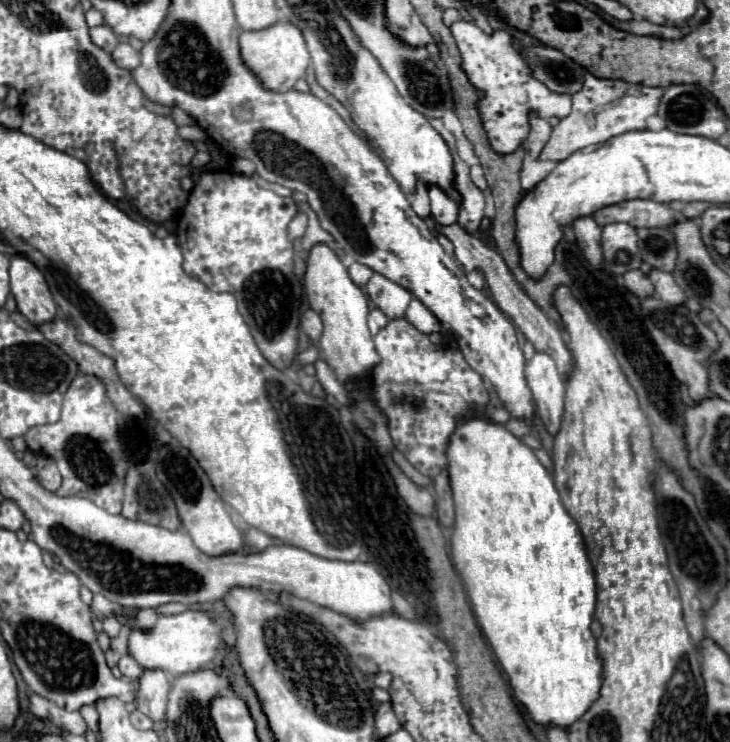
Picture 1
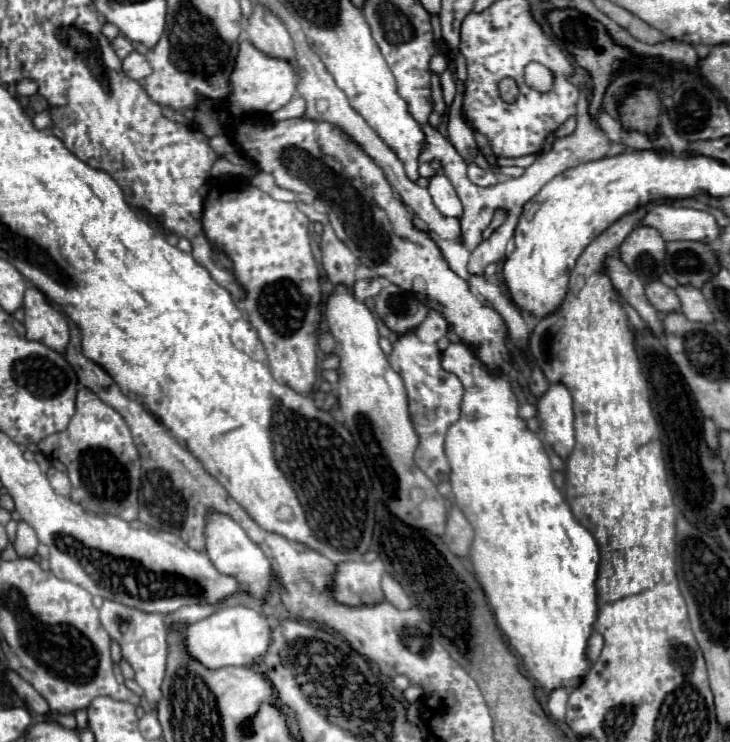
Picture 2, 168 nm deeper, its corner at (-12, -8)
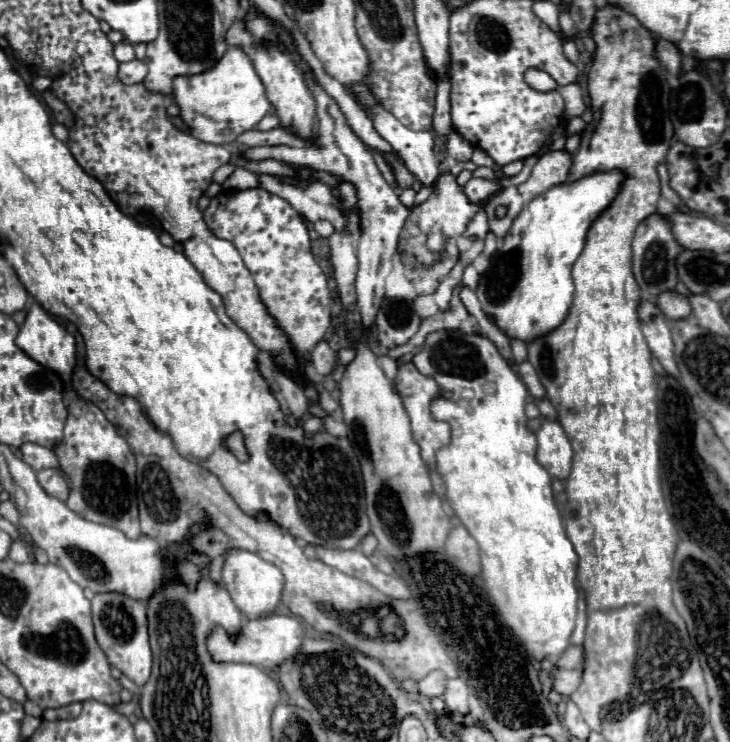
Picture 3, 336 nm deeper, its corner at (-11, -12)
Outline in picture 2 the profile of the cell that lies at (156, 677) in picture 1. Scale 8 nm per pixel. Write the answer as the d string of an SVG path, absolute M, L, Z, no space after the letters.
M104 600L100 606L100 624L110 634L110 638L120 644L124 660L134 668L134 680L144 690L148 704L156 708L160 700L160 686L164 680L168 654L168 632L164 616L156 616L156 612L140 612L138 608L128 608L124 604L116 604L114 600Z

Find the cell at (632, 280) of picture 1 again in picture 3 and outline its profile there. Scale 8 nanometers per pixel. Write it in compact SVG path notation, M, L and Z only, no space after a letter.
M675 290L661 292L657 296L657 306L669 320L681 320L691 316L691 306L687 304L687 298L683 294L677 294Z

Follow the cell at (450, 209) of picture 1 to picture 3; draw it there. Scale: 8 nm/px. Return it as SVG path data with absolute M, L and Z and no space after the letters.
M353 86L353 92L359 96L361 104L367 106L367 116L373 120L377 132L393 146L393 150L397 154L403 156L407 168L421 180L421 184L425 186L435 186L437 178L439 178L439 160L433 152L433 144L435 144L435 134L433 132L415 132L415 130L409 130L407 126L403 126L399 120L395 120L395 116L391 116L391 112L387 112L385 108L381 106L375 106L375 98L371 96L371 92L365 88L365 86Z

